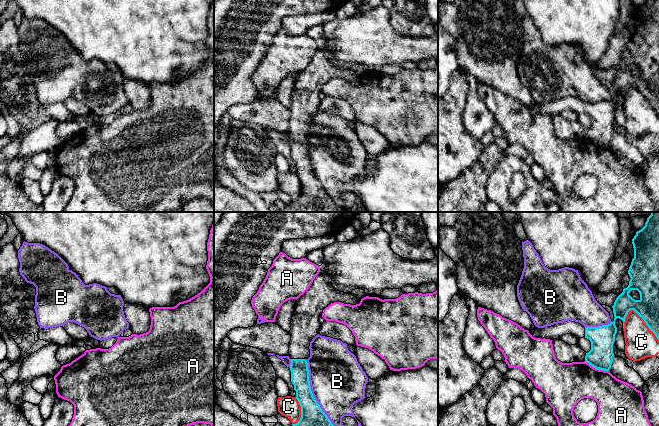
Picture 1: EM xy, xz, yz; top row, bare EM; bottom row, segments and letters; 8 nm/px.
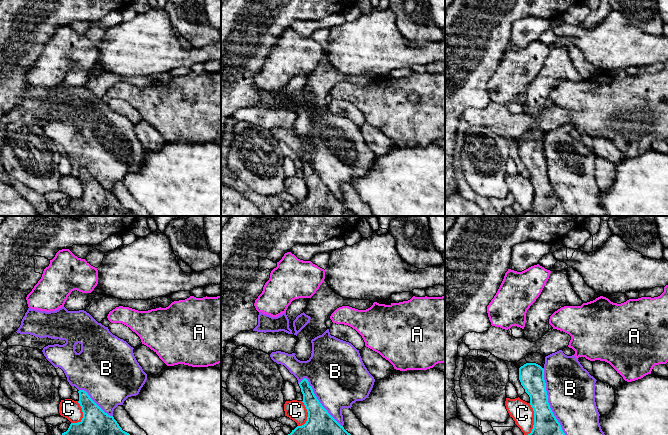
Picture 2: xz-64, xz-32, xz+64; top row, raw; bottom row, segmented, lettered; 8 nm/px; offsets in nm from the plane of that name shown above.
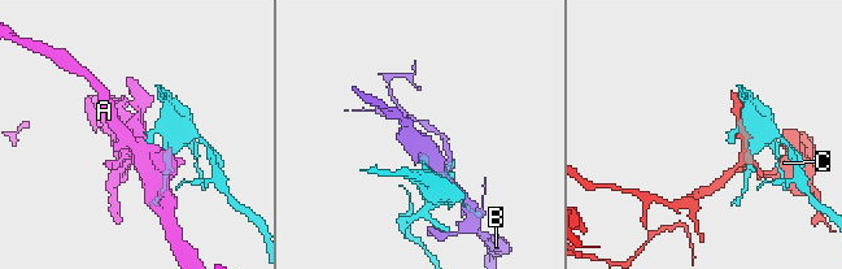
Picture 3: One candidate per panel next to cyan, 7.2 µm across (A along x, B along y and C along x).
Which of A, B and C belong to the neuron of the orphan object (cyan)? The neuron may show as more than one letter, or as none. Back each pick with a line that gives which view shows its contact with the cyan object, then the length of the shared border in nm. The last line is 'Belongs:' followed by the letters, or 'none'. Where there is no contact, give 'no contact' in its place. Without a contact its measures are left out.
Belongs: none

